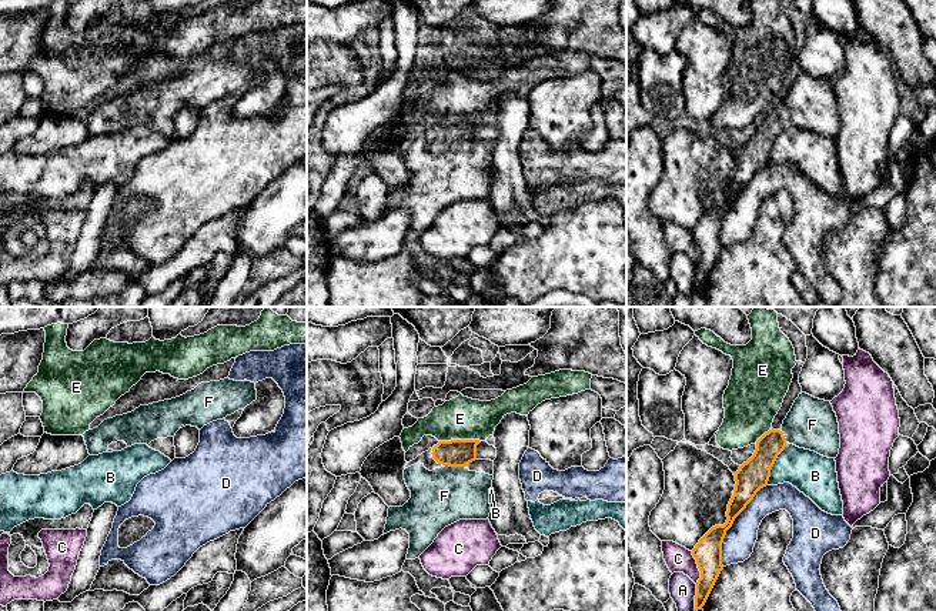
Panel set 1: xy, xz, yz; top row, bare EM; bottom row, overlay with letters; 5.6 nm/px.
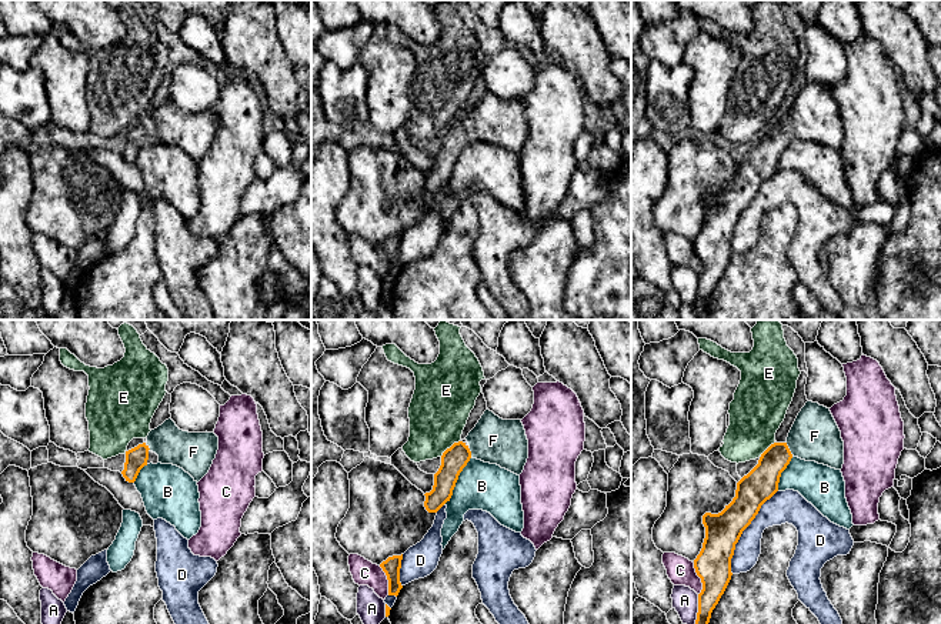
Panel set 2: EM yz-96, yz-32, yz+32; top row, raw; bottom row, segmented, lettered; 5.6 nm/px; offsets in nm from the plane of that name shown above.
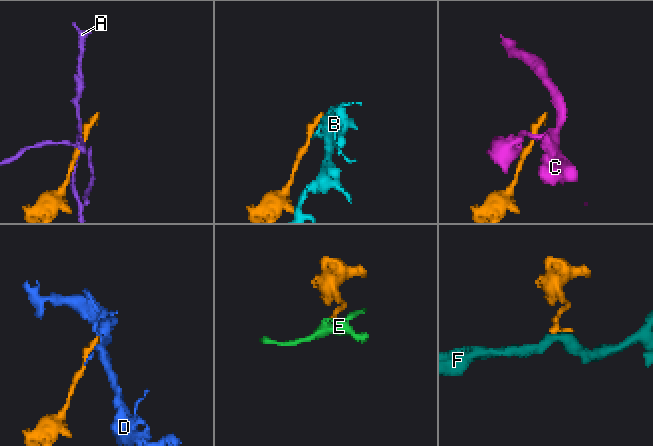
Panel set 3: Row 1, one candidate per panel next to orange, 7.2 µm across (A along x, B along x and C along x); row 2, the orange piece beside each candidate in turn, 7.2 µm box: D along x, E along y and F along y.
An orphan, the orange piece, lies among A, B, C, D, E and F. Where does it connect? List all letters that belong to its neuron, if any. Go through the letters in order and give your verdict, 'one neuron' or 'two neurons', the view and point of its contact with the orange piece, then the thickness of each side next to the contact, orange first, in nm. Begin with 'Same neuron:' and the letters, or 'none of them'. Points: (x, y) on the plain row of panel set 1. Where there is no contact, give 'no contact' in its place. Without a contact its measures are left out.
Same neuron: F
A: two neurons; meets orange in yz at (695, 277); 150 nm thick on the orange side, 150 nm on the other
B: two neurons; meets orange in yz at (774, 143); 170 nm thick on the orange side, 240 nm on the other
C: two neurons; meets orange in yz at (698, 247); 160 nm thick on the orange side, 150 nm on the other
D: two neurons; meets orange in yz at (732, 203); 160 nm thick on the orange side, 180 nm on the other
E: two neurons; meets orange in xz at (460, 120); 160 nm thick on the orange side, 240 nm on the other
F: one neuron; meets orange in xz at (455, 146); 160 nm thick on the orange side, 320 nm on the other

